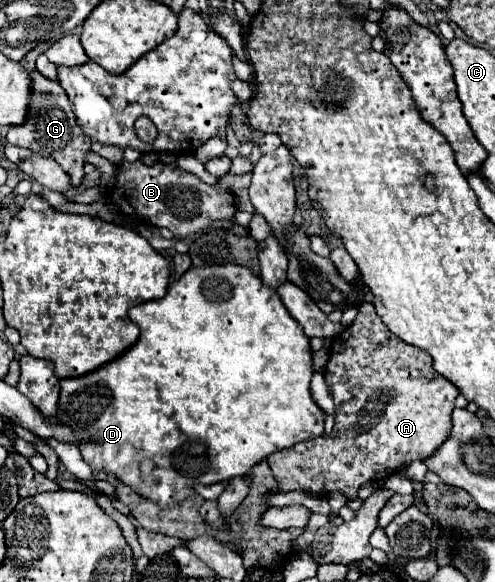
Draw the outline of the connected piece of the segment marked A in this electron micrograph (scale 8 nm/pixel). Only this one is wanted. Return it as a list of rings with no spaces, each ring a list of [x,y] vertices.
[[[370,302],[360,304],[354,322],[334,338],[324,378],[336,404],[332,432],[328,436],[298,442],[266,458],[282,492],[302,490],[316,496],[342,492],[348,500],[356,500],[362,484],[386,478],[410,462],[426,460],[450,434],[450,414],[454,410],[458,388],[434,372],[428,352],[406,344],[390,332]]]

